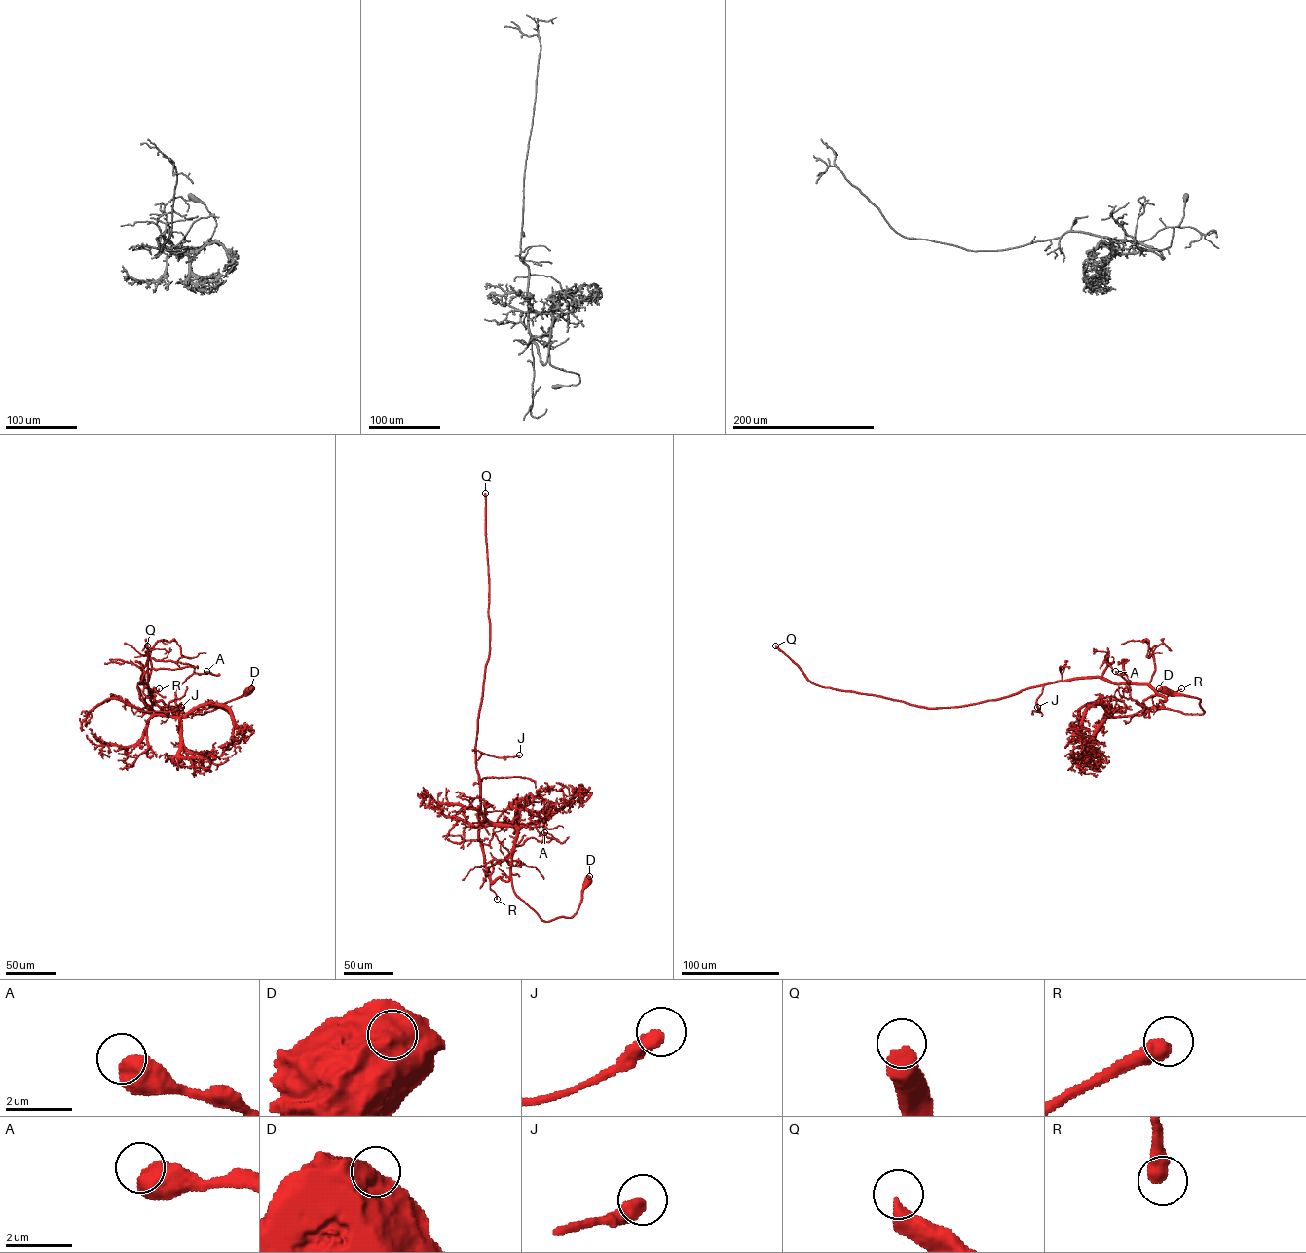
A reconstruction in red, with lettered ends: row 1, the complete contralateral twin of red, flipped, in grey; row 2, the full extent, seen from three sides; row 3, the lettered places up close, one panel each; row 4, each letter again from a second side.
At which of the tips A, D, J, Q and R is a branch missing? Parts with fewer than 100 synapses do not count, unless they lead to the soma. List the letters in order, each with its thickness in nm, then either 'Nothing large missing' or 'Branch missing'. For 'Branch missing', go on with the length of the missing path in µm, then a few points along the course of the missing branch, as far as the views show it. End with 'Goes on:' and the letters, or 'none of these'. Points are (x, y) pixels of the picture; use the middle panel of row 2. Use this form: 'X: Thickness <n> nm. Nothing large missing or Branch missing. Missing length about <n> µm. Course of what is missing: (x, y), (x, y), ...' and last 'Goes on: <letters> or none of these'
A: Thickness 650 nm. Nothing large missing
D: Thickness 800 nm. Nothing large missing
J: Thickness 440 nm. Nothing large missing
Q: Thickness 480 nm. Branch missing. Missing length about 160 µm
R: Thickness 500 nm. Branch missing. Missing length about 110 µm. Course of what is missing: (497, 899), (498, 935), (494, 959), (506, 966), (513, 959), (512, 952)
Goes on: Q, R

